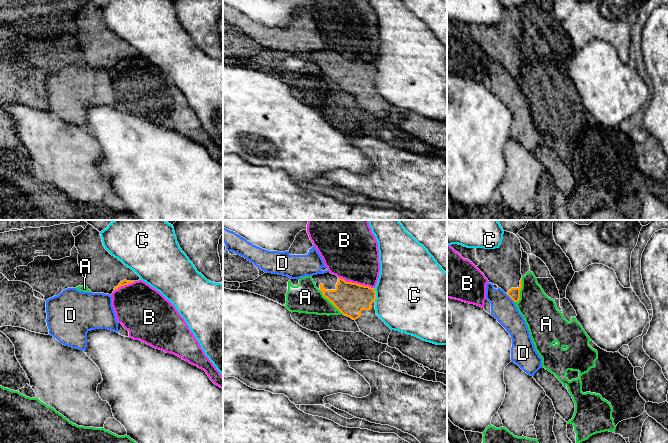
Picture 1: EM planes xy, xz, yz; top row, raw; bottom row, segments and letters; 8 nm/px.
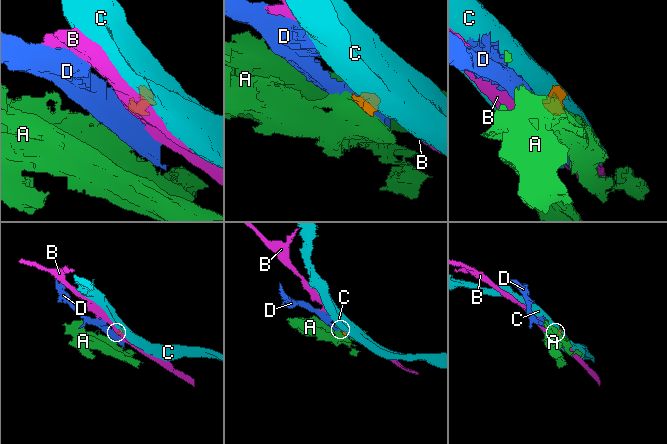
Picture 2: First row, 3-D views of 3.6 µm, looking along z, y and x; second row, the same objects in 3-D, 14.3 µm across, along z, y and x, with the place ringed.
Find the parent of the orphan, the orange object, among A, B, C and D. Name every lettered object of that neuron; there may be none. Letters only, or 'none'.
A

